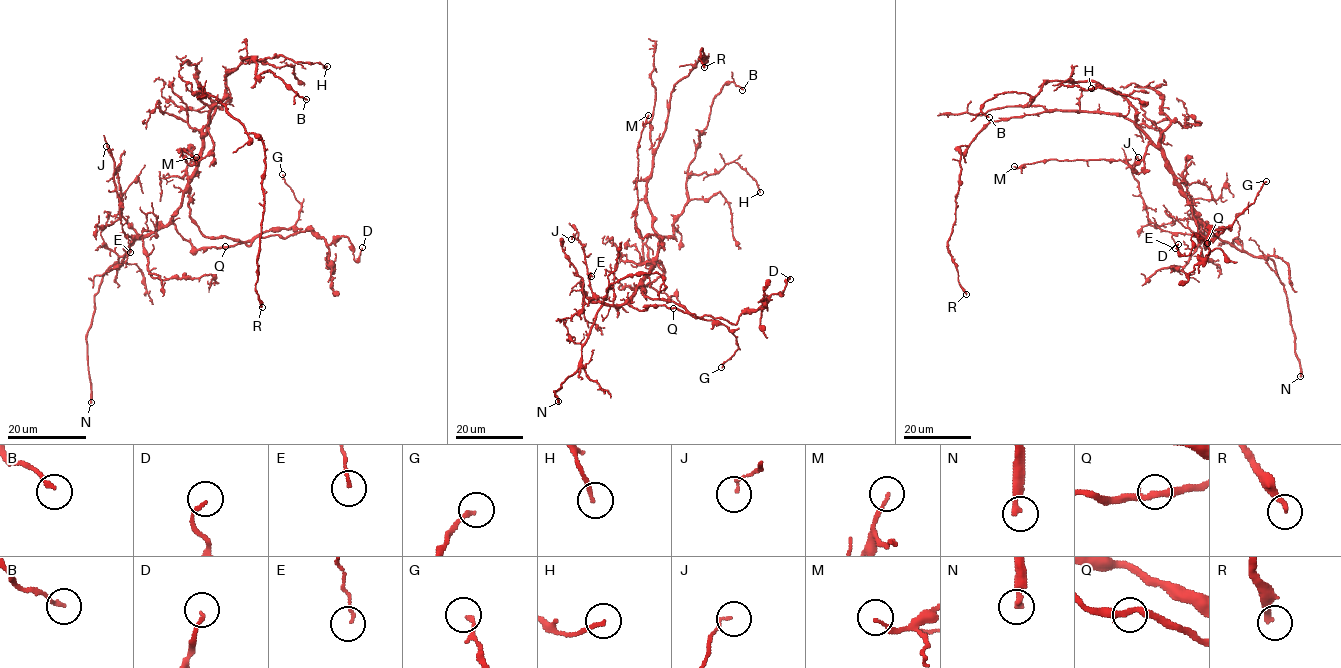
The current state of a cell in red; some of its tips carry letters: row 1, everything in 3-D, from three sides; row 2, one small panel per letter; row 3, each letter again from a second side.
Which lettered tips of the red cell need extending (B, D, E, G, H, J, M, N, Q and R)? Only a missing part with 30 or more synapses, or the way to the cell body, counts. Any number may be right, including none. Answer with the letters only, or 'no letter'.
N

